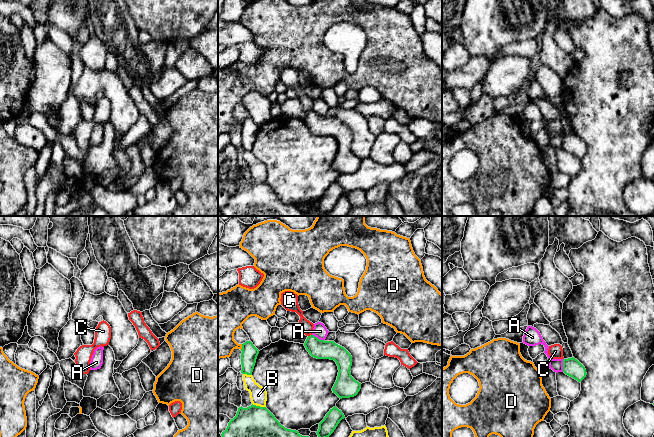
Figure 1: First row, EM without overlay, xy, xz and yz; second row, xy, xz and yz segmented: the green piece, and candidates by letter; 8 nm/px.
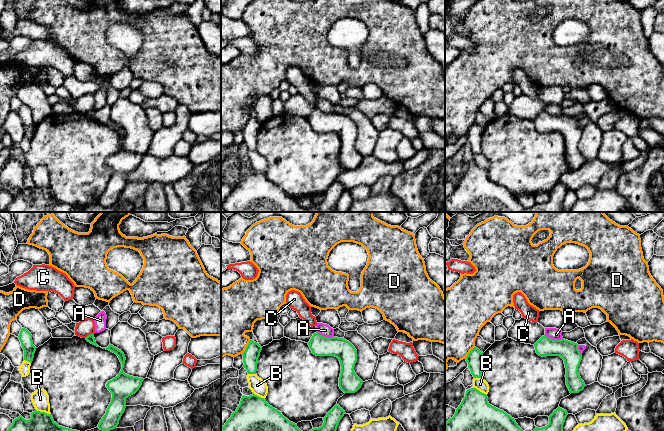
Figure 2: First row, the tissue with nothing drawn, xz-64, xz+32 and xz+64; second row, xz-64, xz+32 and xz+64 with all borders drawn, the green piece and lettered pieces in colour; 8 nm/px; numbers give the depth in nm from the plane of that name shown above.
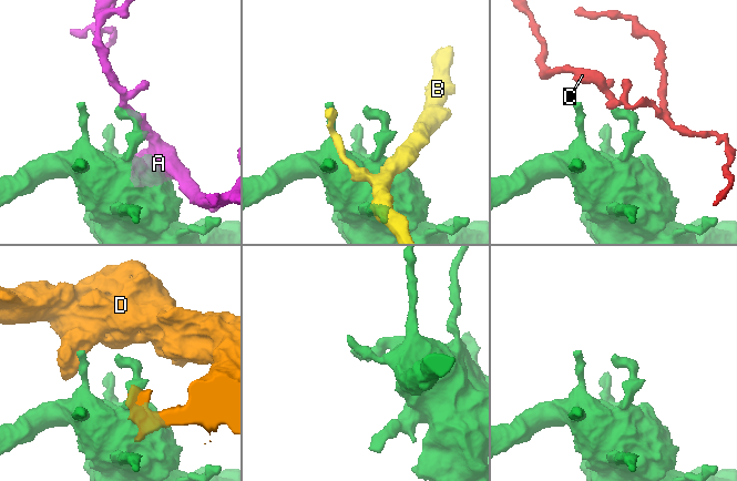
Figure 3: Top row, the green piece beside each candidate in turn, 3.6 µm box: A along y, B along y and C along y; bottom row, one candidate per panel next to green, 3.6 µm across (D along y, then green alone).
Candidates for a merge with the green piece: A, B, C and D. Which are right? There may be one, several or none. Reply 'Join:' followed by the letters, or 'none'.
Join: none

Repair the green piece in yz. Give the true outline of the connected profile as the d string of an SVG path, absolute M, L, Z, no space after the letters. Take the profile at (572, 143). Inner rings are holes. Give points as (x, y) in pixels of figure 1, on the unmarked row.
M574 133L563 135L563 148L578 158L587 151L585 143Z

